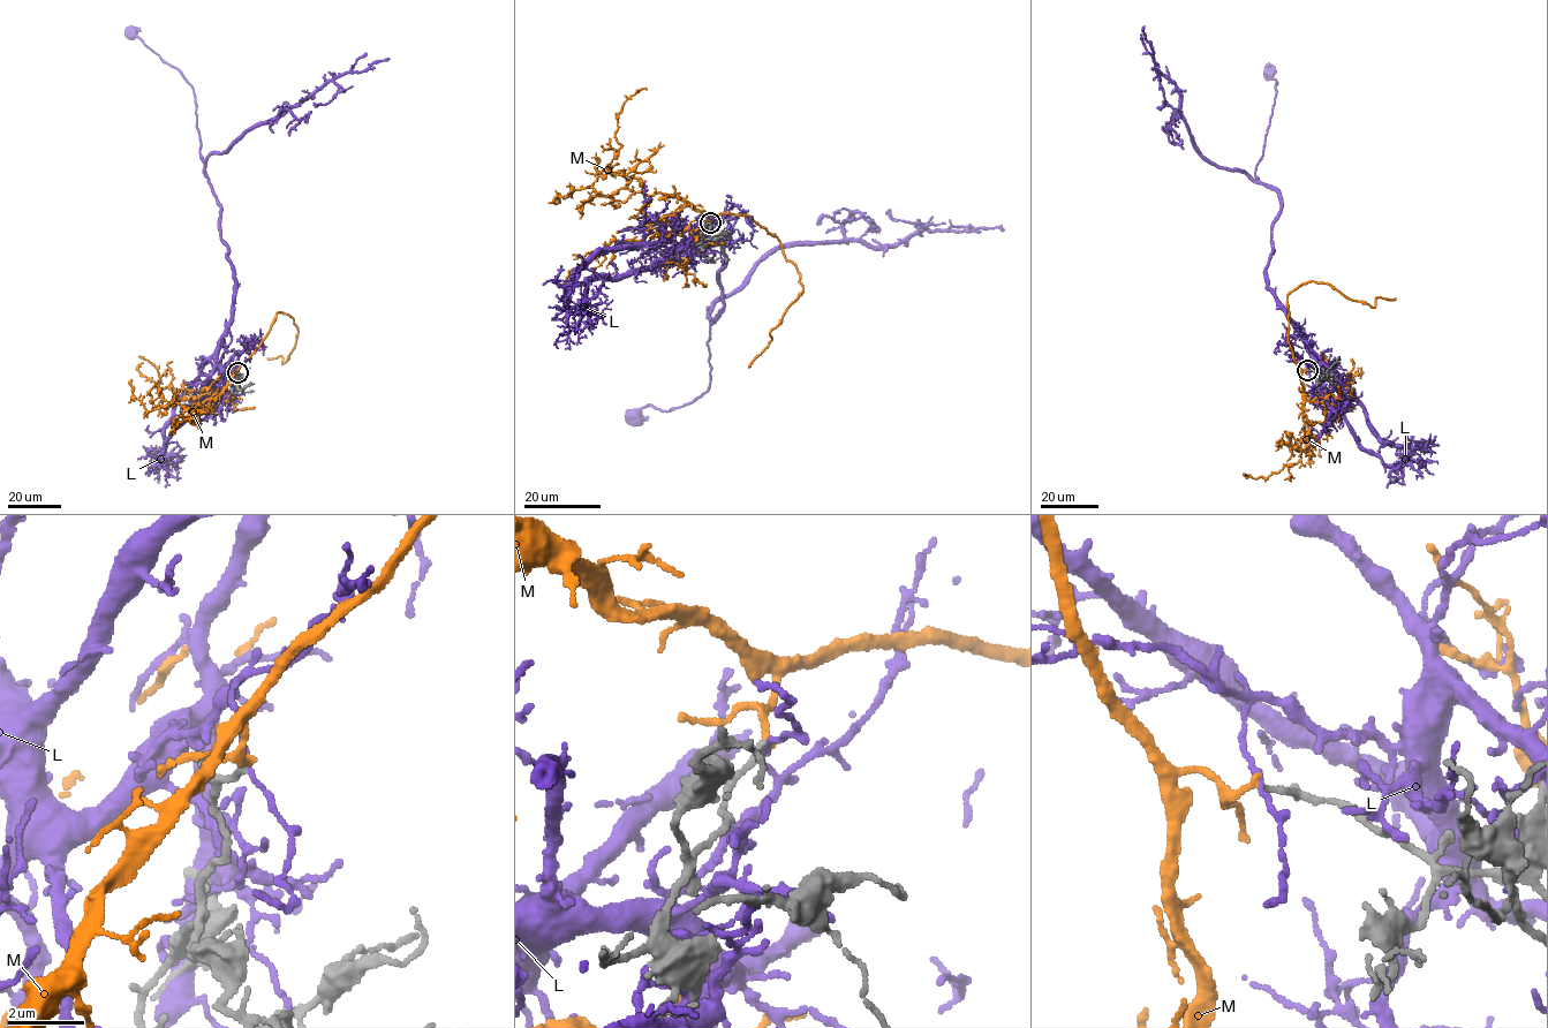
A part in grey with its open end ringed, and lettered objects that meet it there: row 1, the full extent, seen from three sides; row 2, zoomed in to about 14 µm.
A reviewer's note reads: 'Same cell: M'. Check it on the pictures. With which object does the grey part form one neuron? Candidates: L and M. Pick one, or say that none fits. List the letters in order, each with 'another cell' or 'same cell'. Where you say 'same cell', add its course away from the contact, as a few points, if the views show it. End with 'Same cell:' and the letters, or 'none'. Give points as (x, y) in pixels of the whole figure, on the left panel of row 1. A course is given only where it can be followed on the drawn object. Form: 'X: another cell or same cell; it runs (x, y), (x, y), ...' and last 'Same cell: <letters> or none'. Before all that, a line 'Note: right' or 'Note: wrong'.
Note: right
L: another cell
M: same cell; it runs (238, 372), (270, 329), (276, 315), (288, 315), (299, 330), (292, 352), (282, 364), (281, 356), (267, 357)
Same cell: M

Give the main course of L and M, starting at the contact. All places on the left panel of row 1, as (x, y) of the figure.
L: (239, 372), (238, 367), (225, 375), (218, 361), (233, 265), (204, 173), (193, 88), (131, 31)
M: (238, 372), (270, 329), (276, 315), (288, 315), (299, 330), (292, 352), (282, 364), (281, 356), (267, 357)

